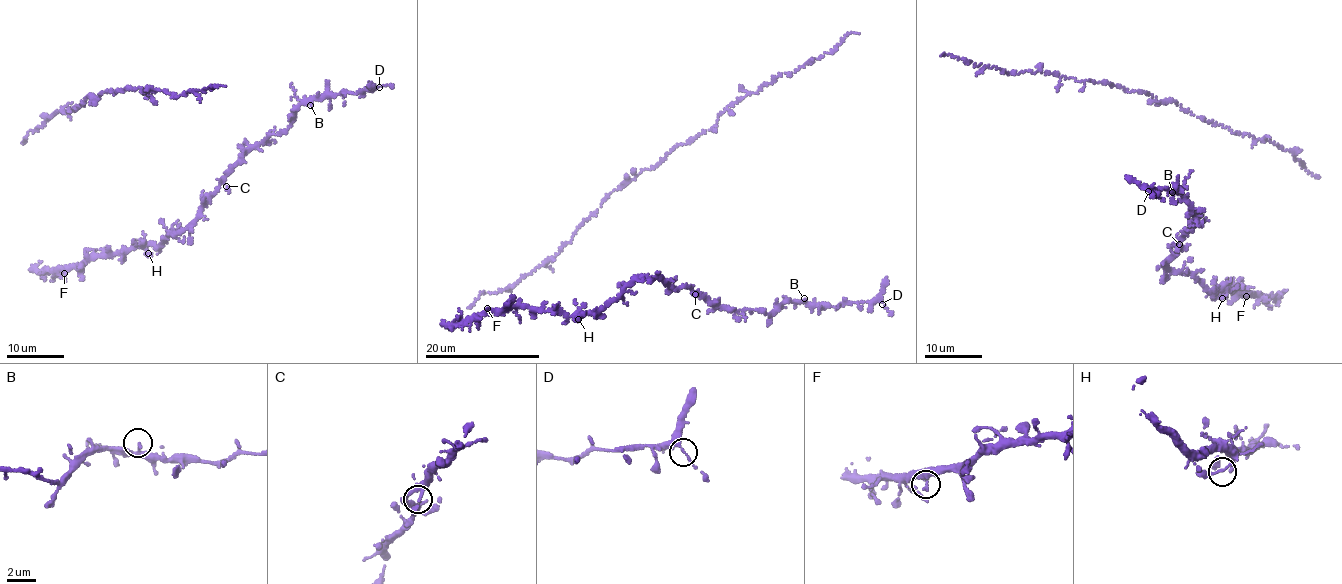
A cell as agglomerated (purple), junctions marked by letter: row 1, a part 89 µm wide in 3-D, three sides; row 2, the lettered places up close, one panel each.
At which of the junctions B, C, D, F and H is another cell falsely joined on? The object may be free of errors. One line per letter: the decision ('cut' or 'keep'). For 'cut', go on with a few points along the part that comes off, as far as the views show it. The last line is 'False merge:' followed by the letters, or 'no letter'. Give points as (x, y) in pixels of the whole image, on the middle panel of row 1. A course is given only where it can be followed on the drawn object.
B: keep
C: keep
D: keep
F: keep
H: keep
False merge: no letter

